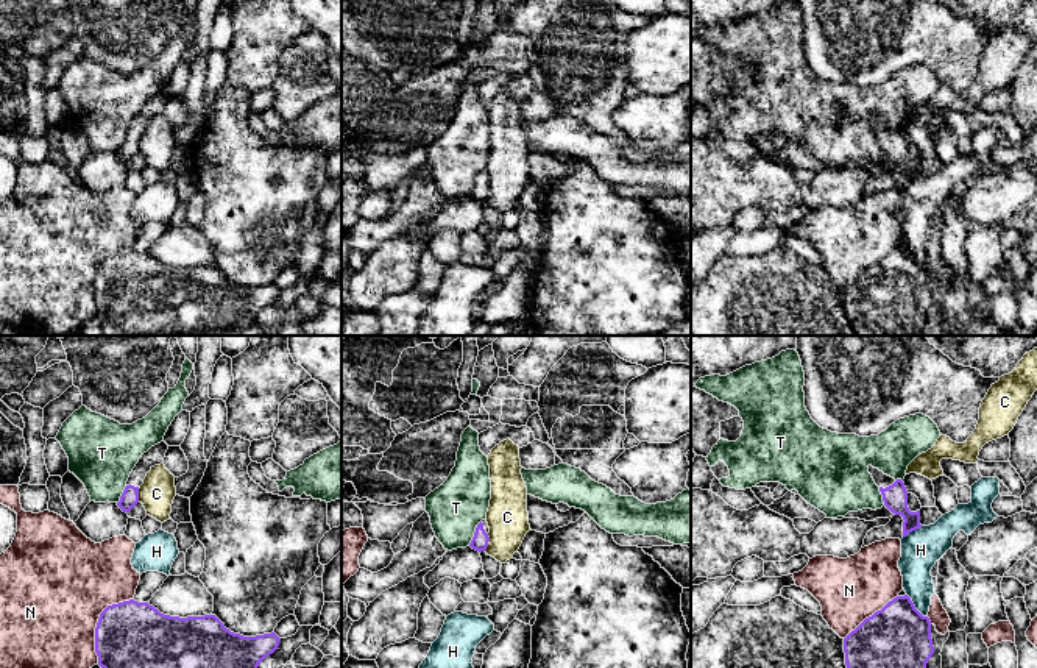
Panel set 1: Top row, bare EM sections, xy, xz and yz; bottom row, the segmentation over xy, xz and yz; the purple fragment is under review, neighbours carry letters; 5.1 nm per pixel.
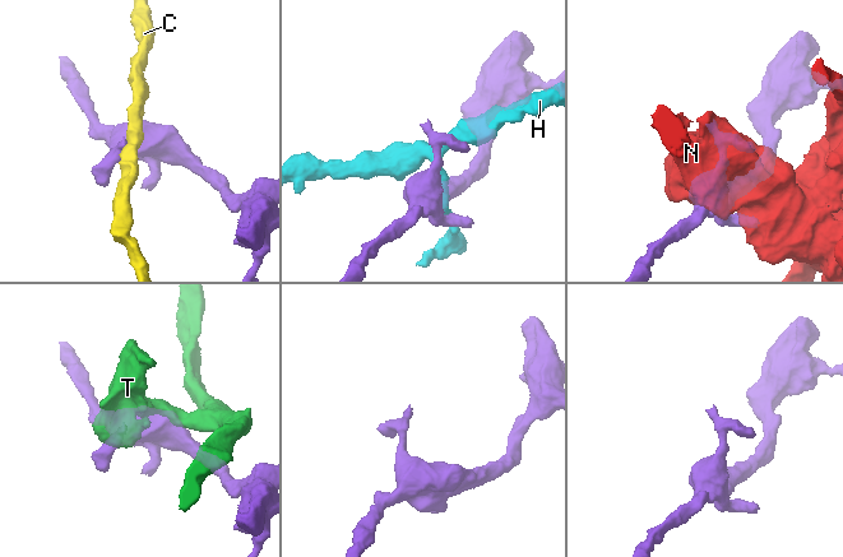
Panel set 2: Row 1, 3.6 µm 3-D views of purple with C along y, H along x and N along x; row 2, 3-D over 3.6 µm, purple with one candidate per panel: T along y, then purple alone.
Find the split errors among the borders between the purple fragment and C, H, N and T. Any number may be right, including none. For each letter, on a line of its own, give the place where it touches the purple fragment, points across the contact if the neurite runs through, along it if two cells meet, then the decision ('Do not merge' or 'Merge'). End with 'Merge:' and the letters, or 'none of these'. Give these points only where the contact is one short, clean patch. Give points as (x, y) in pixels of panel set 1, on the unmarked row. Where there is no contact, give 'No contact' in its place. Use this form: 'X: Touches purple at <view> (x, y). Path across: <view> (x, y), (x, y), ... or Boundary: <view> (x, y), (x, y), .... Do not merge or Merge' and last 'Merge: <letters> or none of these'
C: Touches purple at xz (488, 191). Boundary: xz (488, 184), (488, 194), (484, 200). Do not merge
H: Touches purple at yz (914, 256). Do not merge
N: Touches purple at xy (99, 272). Do not merge
T: Touches purple at xz (474, 183). Boundary: xz (481, 170), (468, 195). Do not merge
Merge: none of these

